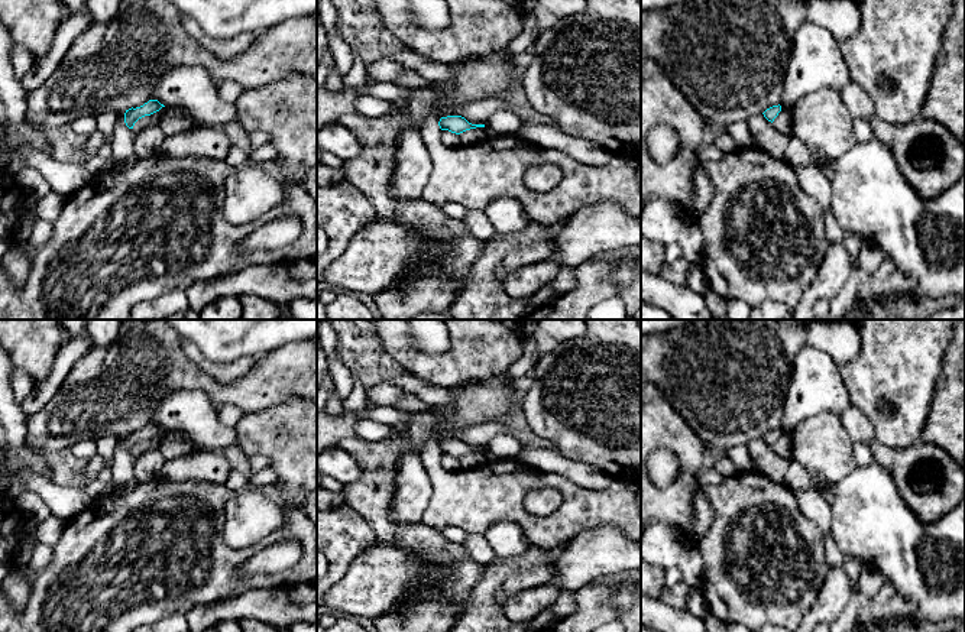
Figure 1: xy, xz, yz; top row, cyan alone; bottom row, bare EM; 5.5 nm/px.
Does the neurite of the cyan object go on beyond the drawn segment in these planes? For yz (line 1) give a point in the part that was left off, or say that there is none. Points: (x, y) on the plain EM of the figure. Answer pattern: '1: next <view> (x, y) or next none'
1: next none

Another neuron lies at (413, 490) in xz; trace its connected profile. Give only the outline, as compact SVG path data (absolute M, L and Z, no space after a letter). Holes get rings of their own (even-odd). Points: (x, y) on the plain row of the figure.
M415 445L405 448L395 477L391 515L396 524L422 522L424 511L431 499L433 487Z

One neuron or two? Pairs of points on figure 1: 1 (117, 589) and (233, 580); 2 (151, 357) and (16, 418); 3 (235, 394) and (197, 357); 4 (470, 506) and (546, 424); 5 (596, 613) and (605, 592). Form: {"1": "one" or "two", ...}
{"1": "one", "2": "two", "3": "two", "4": "two", "5": "one"}

